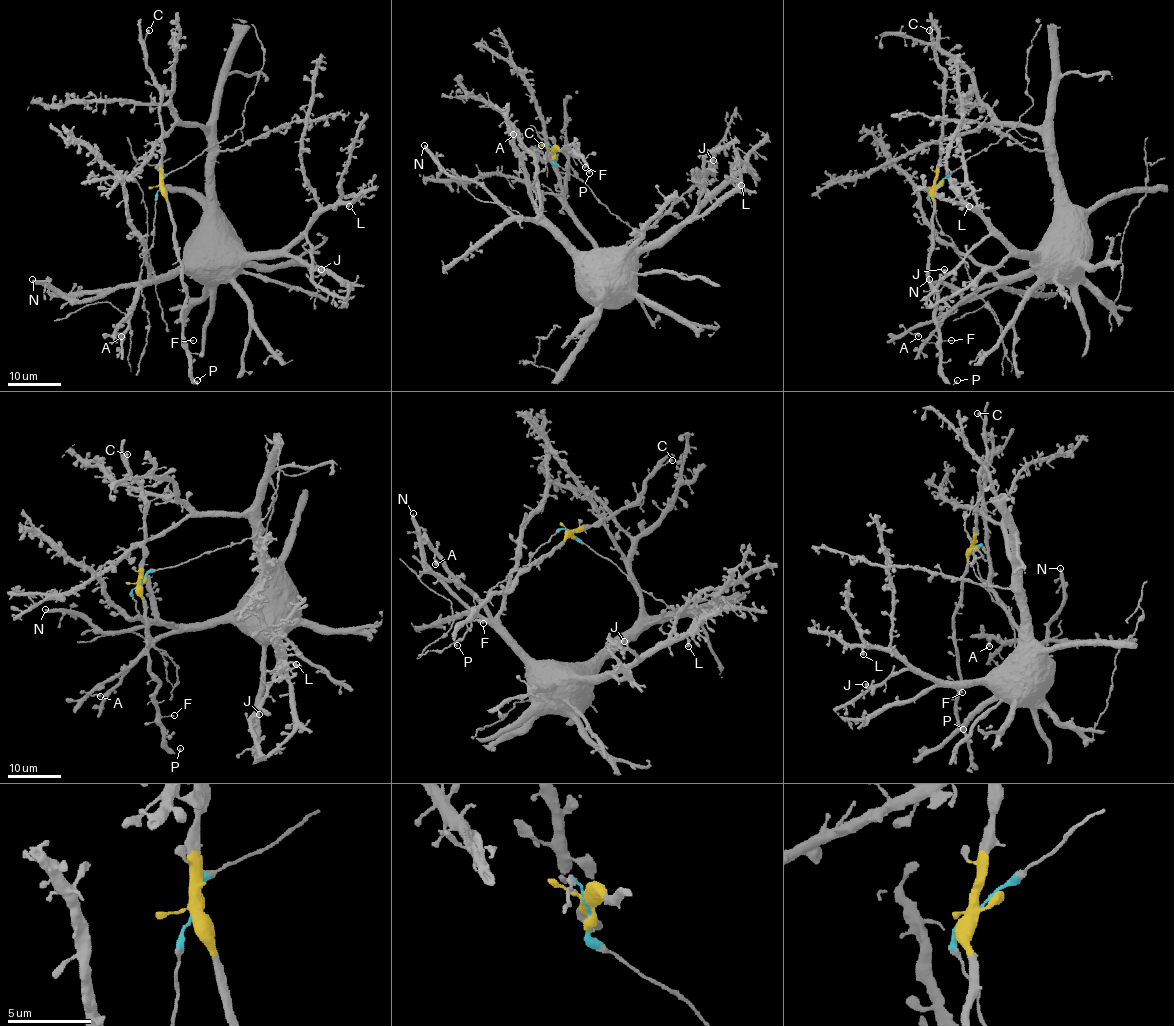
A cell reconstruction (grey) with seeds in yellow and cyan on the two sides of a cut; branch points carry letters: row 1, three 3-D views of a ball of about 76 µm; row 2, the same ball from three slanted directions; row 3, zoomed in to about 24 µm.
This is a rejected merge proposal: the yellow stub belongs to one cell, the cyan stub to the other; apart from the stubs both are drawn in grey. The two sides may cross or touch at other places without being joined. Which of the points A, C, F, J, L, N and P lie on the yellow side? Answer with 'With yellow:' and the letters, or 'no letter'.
With yellow: C, F, P

